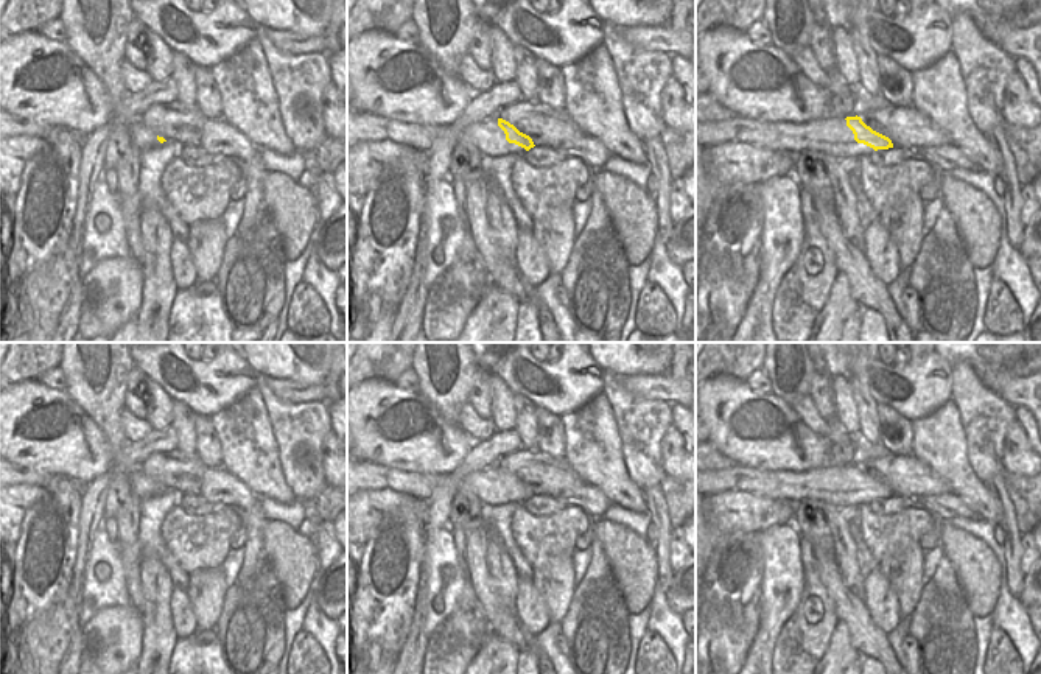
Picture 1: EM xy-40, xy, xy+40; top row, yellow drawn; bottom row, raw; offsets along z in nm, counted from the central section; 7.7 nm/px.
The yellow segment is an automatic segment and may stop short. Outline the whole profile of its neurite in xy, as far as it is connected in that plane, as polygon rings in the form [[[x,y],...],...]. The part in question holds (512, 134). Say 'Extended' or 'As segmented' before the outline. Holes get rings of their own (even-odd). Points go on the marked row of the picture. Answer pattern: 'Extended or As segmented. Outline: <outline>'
As segmented. Outline: [[[498,118],[498,126],[504,131],[506,134],[506,140],[509,143],[515,143],[521,148],[524,148],[526,151],[529,151],[531,148],[534,148],[534,142],[529,135],[520,132],[513,125],[510,125],[509,121]]]

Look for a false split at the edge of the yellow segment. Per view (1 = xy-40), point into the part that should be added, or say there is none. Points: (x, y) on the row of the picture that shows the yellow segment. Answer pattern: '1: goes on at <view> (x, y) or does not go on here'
1: does not go on here

